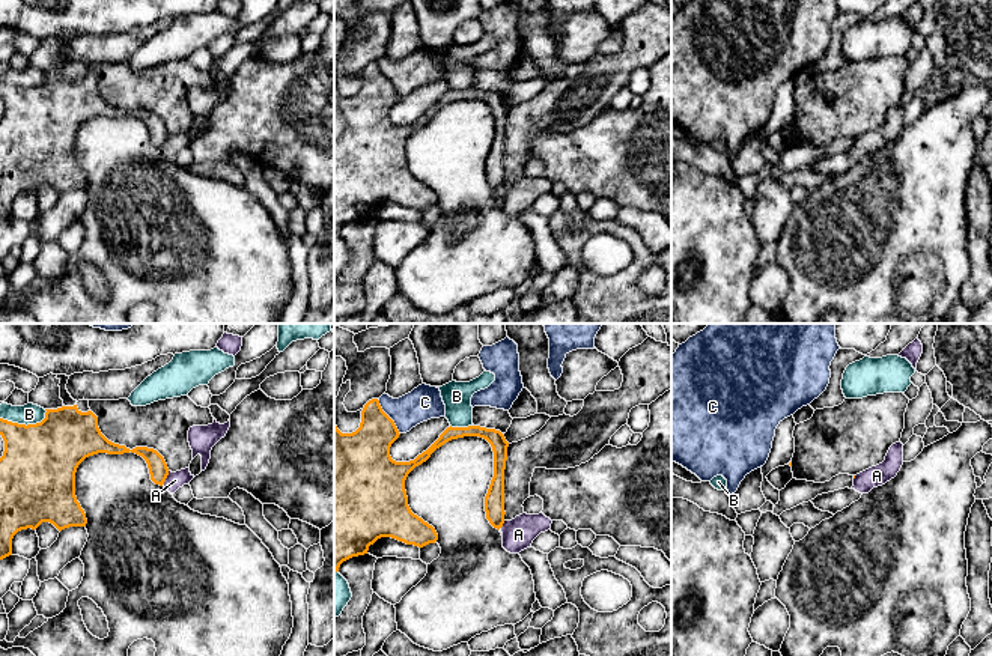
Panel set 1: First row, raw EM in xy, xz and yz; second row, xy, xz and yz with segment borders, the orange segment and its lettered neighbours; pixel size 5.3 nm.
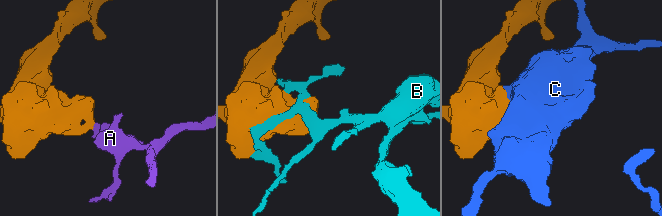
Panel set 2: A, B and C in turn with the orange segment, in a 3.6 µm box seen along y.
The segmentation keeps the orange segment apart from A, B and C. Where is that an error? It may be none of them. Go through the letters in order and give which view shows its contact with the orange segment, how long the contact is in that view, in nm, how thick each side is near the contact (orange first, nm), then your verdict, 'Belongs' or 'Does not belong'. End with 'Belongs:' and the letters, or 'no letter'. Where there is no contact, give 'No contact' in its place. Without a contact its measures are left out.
A: Touches orange in xy. Shared border 90 nm. Thickness 100 nm (orange) against 90 nm. Does not belong
B: Touches orange in xy. Shared border 260 nm. Thickness 400 nm (orange) against 110 nm. Does not belong
C: Touches orange in xz. Shared border 220 nm. Thickness 280 nm (orange) against 190 nm. Does not belong
Belongs: no letter

